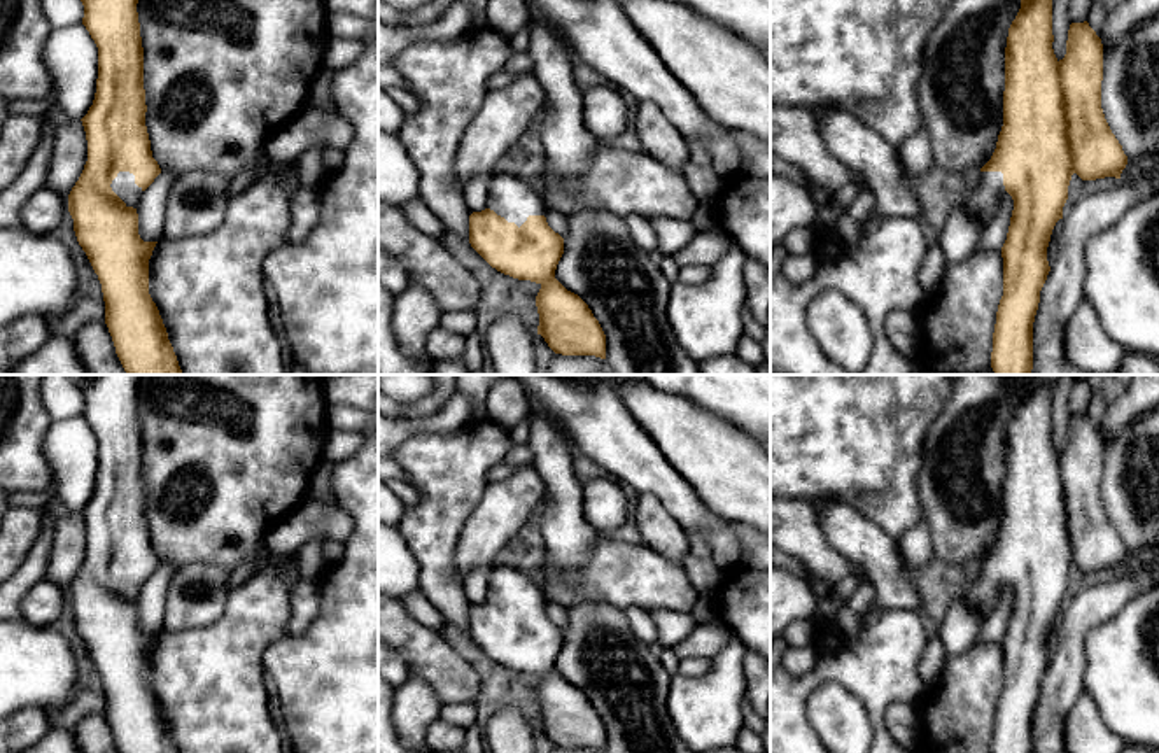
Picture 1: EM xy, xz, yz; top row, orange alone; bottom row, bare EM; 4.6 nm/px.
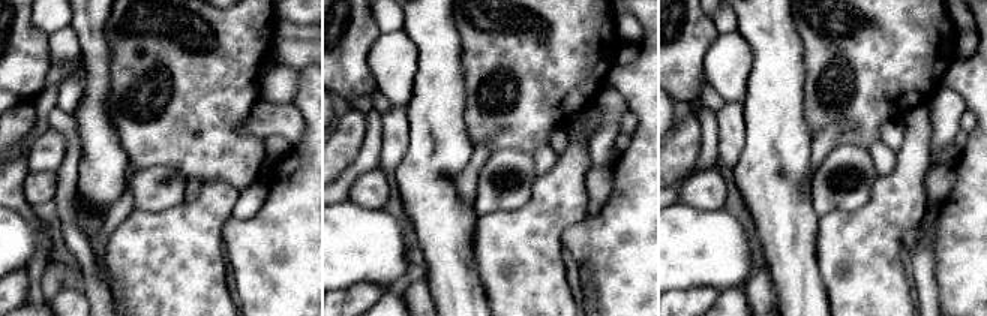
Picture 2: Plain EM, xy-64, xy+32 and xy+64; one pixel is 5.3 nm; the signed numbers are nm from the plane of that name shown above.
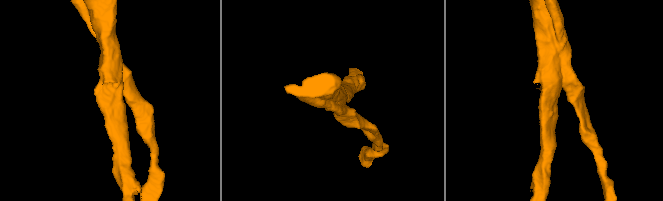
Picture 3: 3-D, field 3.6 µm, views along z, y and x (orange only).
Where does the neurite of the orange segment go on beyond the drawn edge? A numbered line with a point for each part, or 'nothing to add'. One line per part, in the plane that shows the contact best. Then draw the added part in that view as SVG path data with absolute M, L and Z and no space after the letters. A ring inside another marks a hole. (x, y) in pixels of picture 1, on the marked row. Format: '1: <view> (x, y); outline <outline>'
1: xy (123, 184); outline M119 172L110 187L126 203L126 207L138 207L144 191L135 184L133 173Z

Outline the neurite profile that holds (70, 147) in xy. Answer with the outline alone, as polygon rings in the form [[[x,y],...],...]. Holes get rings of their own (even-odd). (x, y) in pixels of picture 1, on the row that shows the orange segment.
[[[81,119],[56,126],[54,149],[46,187],[68,198],[88,161],[88,140]]]

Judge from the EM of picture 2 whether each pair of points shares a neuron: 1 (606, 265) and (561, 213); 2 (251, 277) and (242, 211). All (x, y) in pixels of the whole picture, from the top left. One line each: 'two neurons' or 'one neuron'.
1: two neurons
2: two neurons

